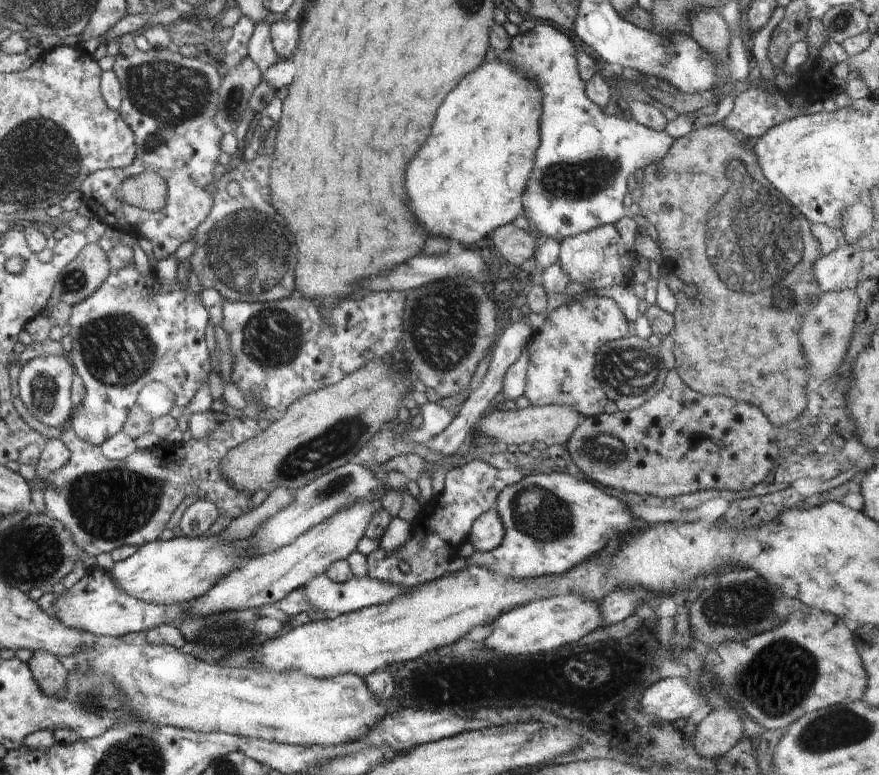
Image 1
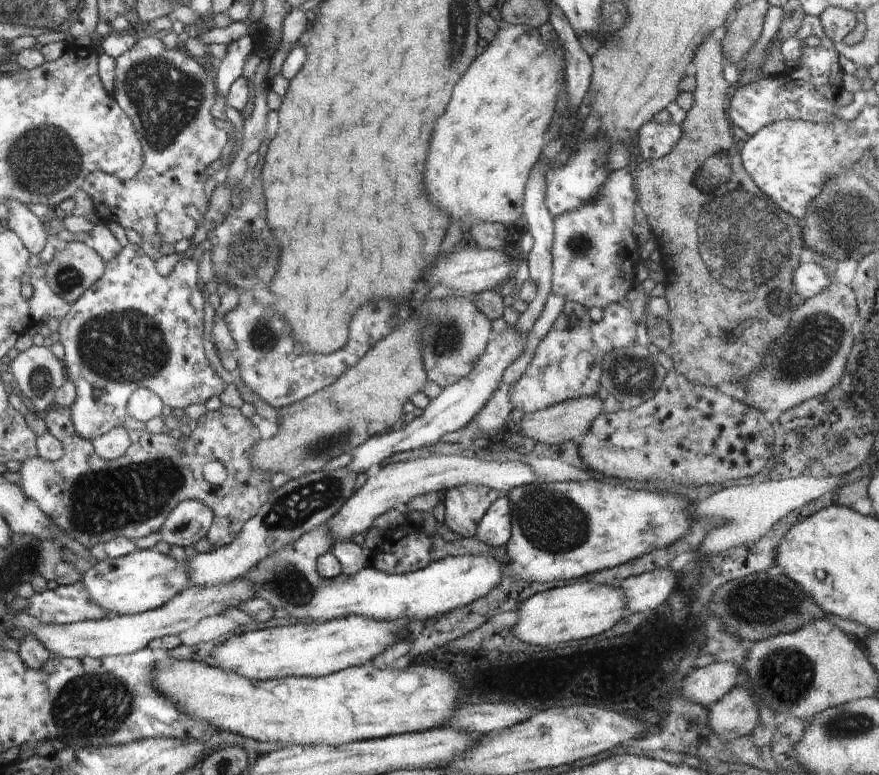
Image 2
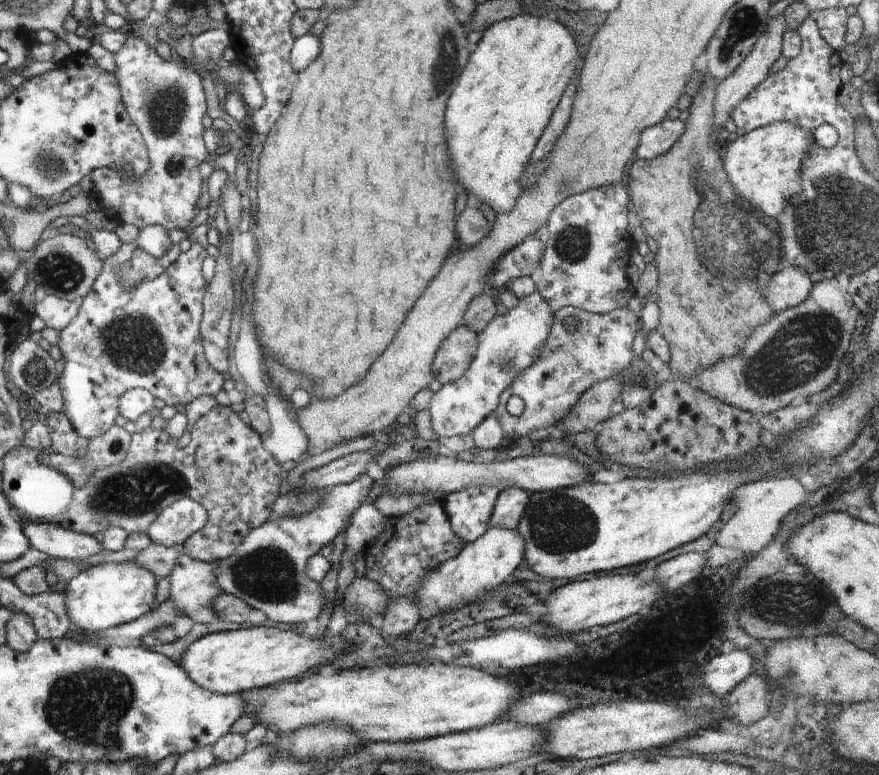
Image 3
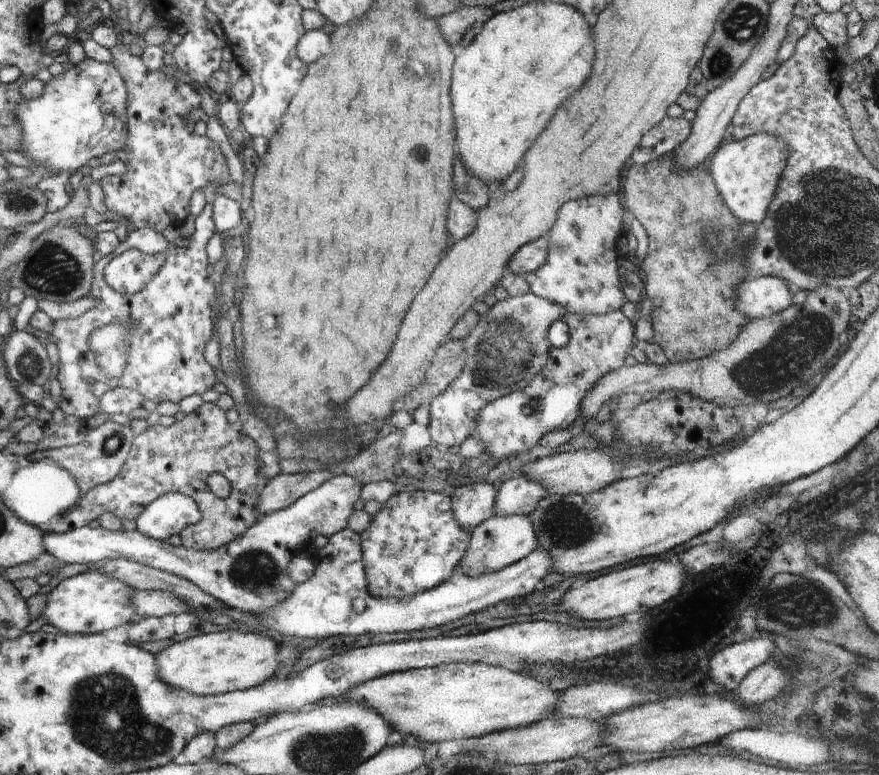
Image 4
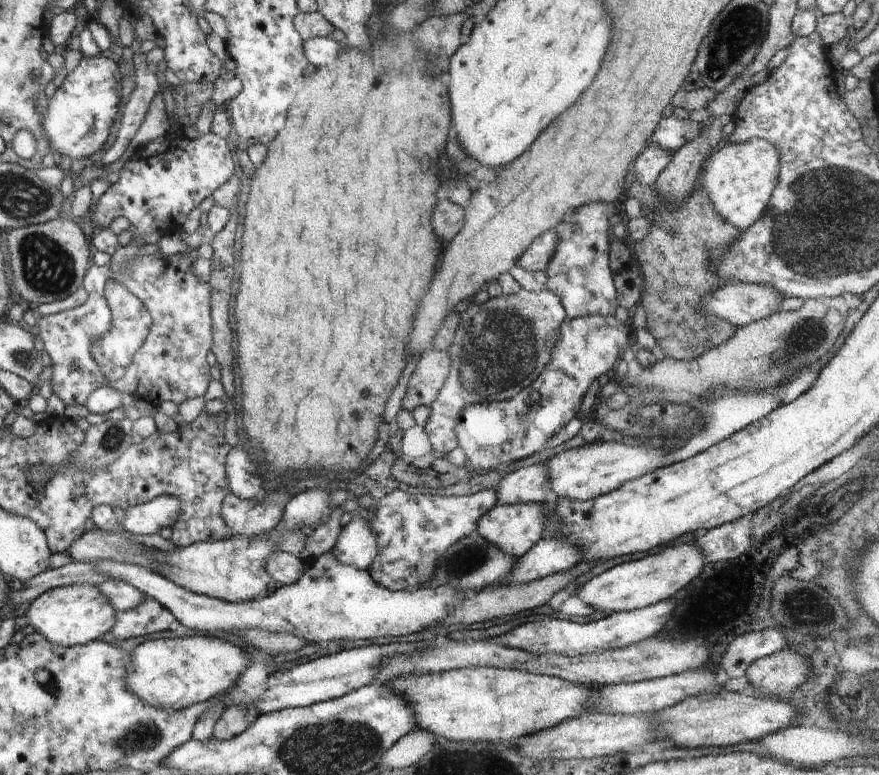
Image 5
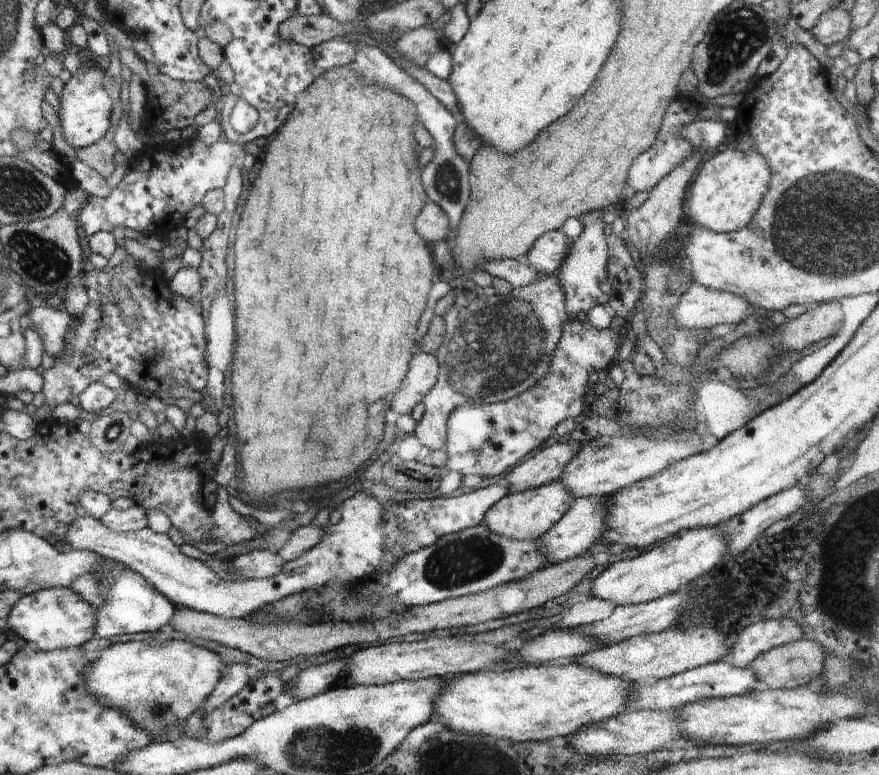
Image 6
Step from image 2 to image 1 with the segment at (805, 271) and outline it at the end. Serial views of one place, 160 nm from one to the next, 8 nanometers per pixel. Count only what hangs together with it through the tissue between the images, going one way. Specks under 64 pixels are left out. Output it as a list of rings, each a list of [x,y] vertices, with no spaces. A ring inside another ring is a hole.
[[[855,245],[838,246],[815,262],[815,281],[824,292],[855,290],[862,266],[862,249]]]

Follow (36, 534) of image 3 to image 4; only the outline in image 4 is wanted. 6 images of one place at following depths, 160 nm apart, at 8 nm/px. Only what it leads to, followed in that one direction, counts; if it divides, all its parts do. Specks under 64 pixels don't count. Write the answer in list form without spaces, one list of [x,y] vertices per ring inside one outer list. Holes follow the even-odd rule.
[[[337,474],[330,477],[322,486],[316,490],[301,496],[296,502],[282,510],[265,514],[256,525],[246,530],[241,537],[236,538],[228,545],[221,546],[213,551],[197,551],[186,548],[186,546],[173,546],[164,541],[147,537],[138,529],[133,531],[120,530],[109,531],[100,528],[90,528],[86,525],[65,533],[46,533],[44,538],[45,551],[49,552],[59,561],[70,564],[94,564],[98,560],[106,558],[124,557],[129,561],[140,563],[155,569],[175,574],[185,578],[199,586],[202,590],[214,595],[230,609],[237,609],[242,613],[260,615],[282,604],[298,585],[289,575],[289,566],[293,558],[302,557],[303,551],[308,550],[311,555],[311,547],[314,547],[314,538],[317,536],[328,536],[329,538],[345,529],[348,519],[353,515],[354,503],[361,498],[362,485],[350,475]]]

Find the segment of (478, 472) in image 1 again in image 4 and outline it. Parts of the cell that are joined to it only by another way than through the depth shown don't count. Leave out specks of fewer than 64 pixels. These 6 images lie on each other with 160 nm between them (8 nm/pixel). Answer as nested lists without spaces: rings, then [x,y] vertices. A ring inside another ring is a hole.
[[[466,483],[459,485],[450,494],[456,522],[472,534],[473,530],[492,516],[494,487],[492,483]]]

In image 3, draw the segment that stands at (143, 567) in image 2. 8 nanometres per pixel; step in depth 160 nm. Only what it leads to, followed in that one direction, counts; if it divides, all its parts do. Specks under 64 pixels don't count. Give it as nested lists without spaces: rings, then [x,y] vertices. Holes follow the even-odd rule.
[[[136,562],[106,563],[82,570],[68,581],[65,602],[73,628],[78,631],[102,632],[137,621],[152,611],[158,578]]]

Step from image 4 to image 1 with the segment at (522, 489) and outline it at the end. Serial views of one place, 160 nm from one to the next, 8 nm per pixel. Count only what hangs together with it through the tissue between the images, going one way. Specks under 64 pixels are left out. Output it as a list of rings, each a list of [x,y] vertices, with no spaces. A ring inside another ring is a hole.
[[[496,509],[482,513],[471,526],[468,540],[475,551],[485,553],[500,546],[504,534],[504,527]]]

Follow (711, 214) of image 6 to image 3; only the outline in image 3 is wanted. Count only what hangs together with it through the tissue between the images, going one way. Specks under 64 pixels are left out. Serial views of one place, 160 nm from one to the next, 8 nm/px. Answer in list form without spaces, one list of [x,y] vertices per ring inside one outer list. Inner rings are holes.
[[[774,122],[767,126],[740,135],[734,142],[726,144],[722,166],[740,198],[750,202],[766,216],[777,219],[786,208],[792,194],[800,191],[800,166],[815,136],[804,132],[800,126],[790,122]]]

